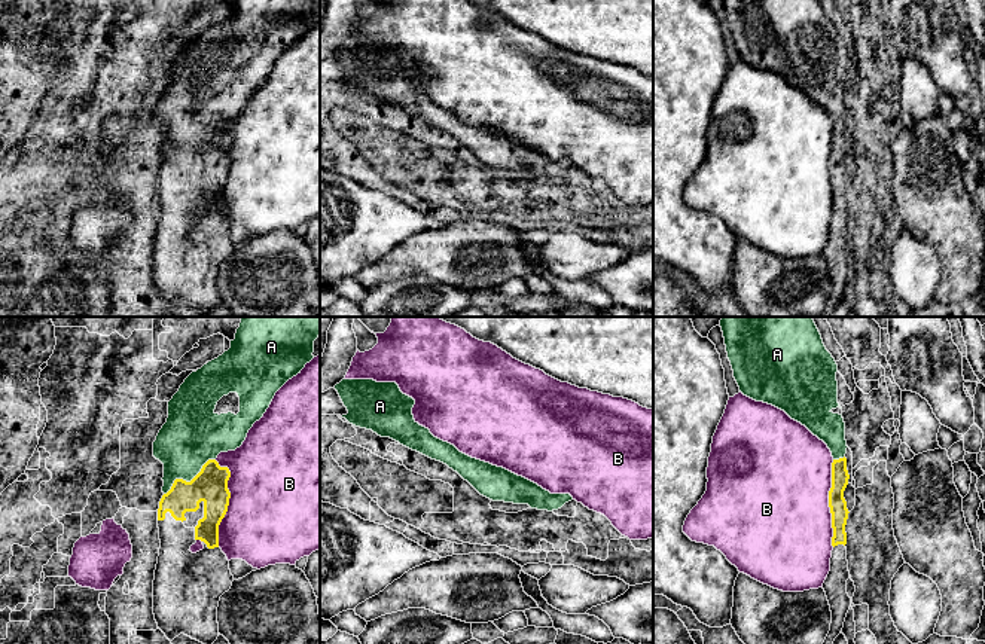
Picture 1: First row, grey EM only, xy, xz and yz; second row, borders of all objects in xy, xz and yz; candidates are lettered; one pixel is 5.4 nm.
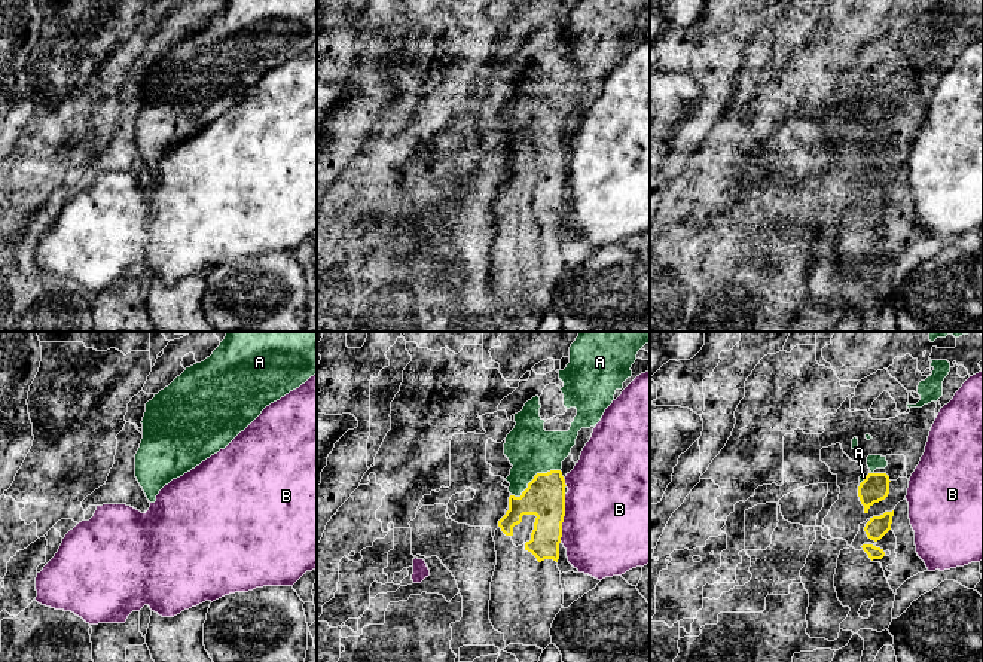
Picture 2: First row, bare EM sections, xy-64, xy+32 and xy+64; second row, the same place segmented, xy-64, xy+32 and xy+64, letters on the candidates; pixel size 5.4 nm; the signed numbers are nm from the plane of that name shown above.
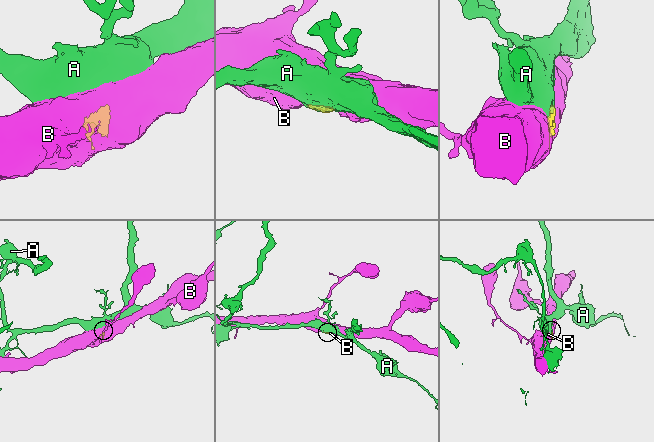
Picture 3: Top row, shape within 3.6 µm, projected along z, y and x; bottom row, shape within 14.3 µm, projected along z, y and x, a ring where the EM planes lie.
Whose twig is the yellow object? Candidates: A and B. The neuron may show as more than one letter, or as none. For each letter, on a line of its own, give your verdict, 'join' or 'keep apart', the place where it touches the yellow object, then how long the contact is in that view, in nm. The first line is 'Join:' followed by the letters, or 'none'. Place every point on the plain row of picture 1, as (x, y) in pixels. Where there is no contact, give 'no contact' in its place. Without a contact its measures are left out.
Join: A
A: join | xy (188, 149) | 340 nm
B: keep apart | xy (228, 168) | 480 nm

